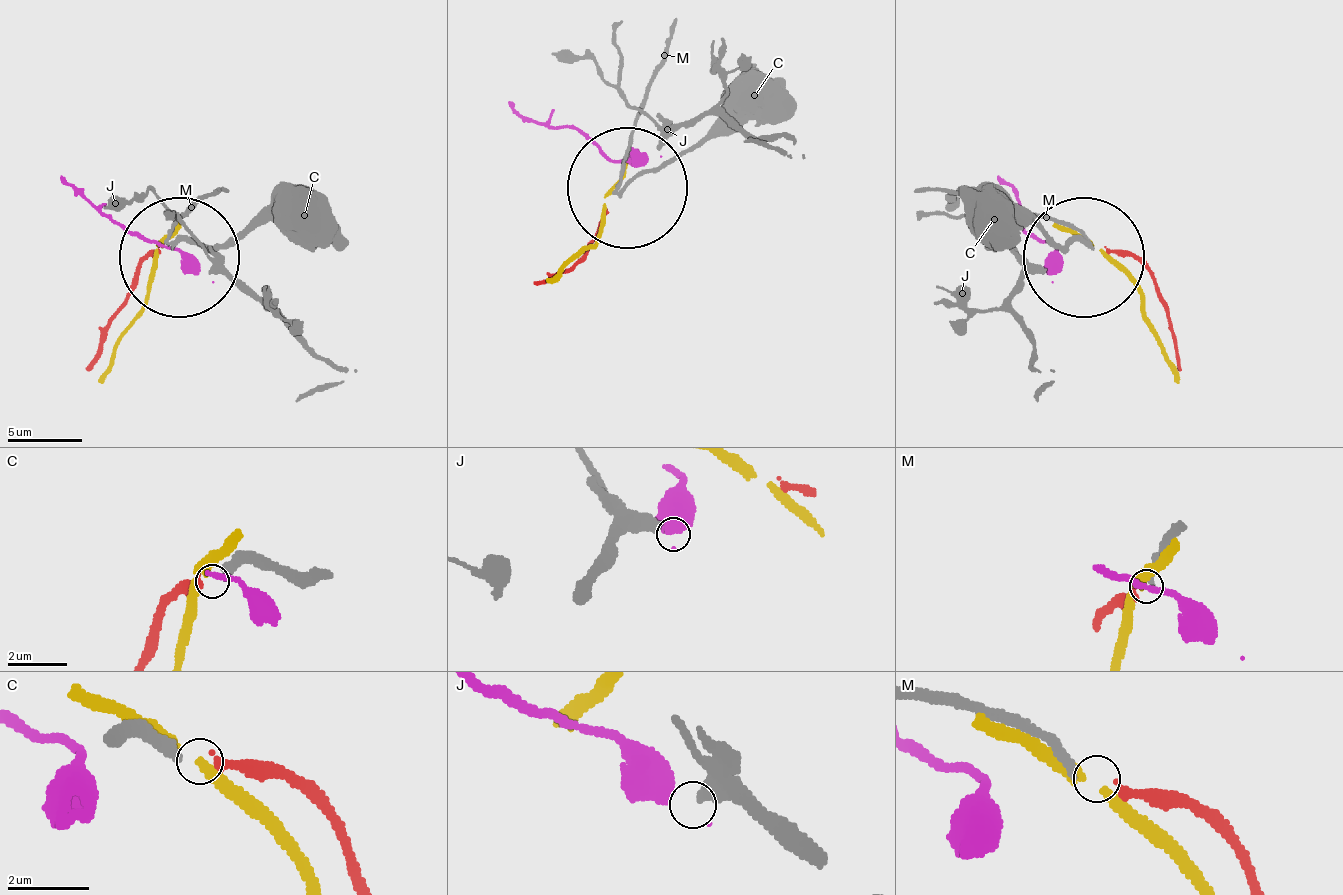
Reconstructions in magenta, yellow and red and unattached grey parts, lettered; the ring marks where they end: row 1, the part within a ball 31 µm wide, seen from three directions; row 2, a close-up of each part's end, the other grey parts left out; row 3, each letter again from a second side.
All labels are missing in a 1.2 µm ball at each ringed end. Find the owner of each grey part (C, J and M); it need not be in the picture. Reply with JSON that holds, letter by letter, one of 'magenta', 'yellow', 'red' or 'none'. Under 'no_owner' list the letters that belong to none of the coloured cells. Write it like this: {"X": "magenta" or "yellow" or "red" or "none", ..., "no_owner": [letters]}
{"C": "red", "J": "none", "M": "none", "no_owner": ["J", "M"]}

